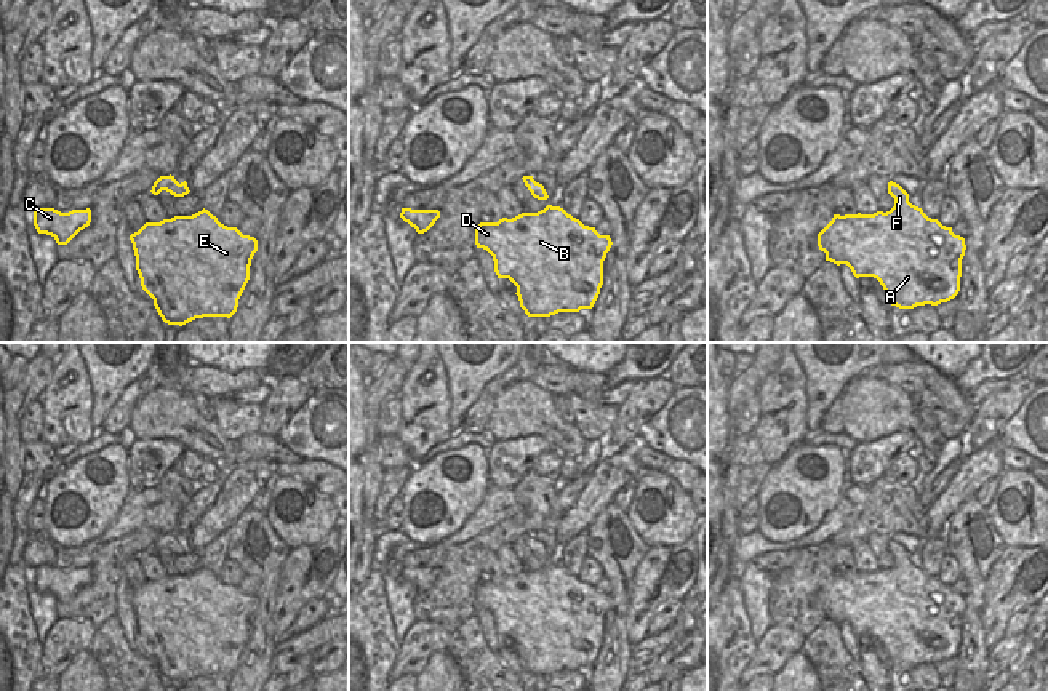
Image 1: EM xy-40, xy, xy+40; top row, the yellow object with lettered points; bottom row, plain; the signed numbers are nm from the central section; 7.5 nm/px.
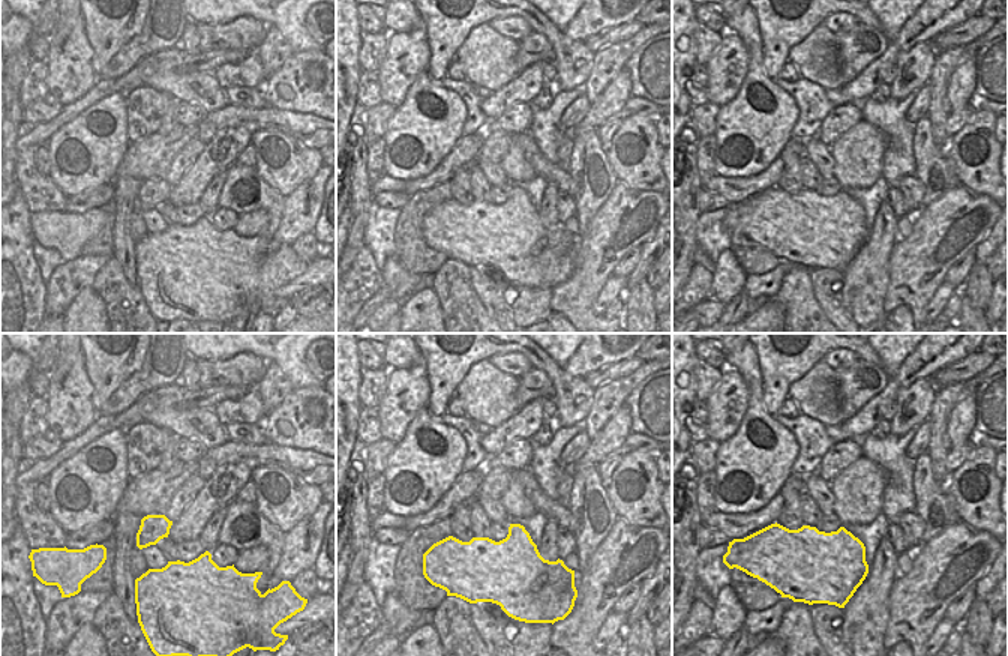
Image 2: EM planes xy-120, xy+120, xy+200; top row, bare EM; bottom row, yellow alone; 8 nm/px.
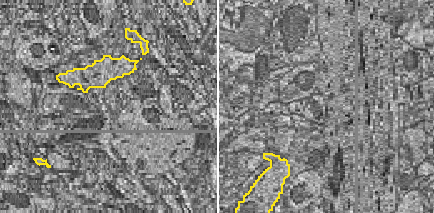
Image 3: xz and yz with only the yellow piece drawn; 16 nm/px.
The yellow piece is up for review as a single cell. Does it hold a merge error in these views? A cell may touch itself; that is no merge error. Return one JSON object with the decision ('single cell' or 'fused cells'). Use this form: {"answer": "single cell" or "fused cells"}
{"answer": "single cell"}

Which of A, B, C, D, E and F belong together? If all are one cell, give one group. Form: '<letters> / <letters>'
A B C D E F

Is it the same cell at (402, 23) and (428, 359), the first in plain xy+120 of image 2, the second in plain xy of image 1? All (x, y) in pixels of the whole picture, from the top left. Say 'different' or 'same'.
different

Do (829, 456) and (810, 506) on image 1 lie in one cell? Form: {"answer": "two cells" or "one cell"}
{"answer": "one cell"}

